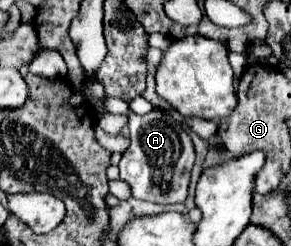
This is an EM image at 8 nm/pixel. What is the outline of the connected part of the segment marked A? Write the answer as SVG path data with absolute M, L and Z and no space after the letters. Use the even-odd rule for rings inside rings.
M158 108L144 116L134 112L126 116L130 128L130 148L122 154L118 168L120 178L130 184L132 196L138 200L150 200L154 204L184 202L188 196L190 172L194 166L194 146L190 136L178 122L174 122Z

